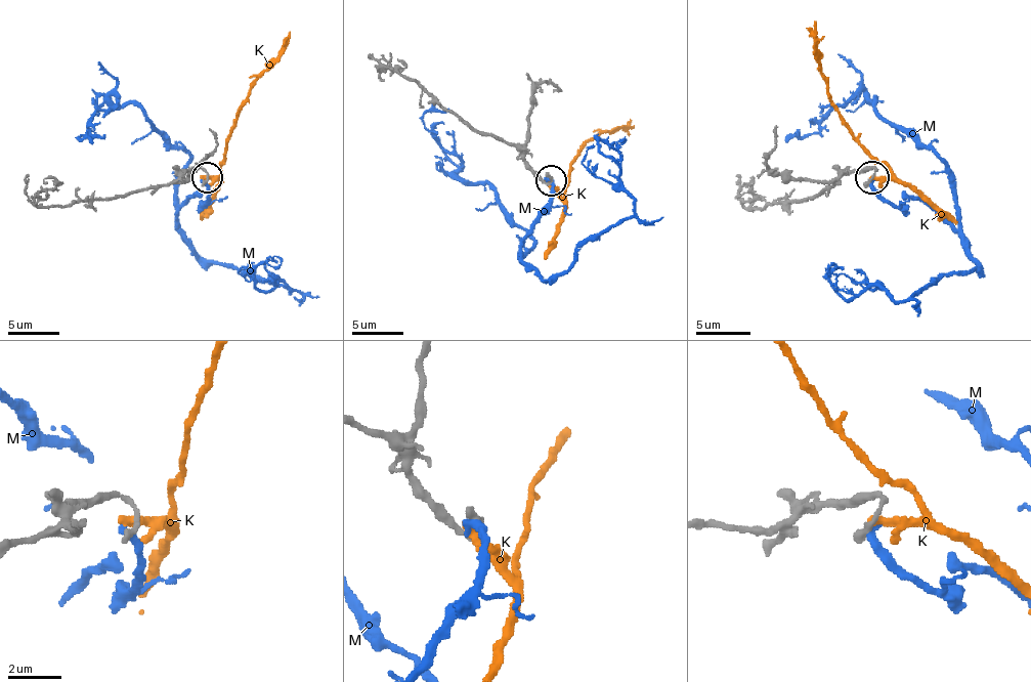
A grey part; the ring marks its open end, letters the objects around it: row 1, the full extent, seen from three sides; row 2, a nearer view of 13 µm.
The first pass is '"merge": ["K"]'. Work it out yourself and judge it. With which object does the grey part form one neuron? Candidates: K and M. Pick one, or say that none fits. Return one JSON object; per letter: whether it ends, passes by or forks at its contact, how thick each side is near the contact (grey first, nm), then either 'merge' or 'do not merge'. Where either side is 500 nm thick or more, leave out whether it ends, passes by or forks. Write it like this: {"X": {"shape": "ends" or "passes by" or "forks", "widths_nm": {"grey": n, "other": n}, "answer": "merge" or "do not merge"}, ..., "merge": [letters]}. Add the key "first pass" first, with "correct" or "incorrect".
{"first pass": "correct", "K": {"shape": "ends", "widths_nm": {"grey": 280, "other": 360}, "answer": "merge"}, "M": {"shape": "ends", "widths_nm": {"grey": 280, "other": 360}, "answer": "do not merge"}, "merge": ["K"]}

